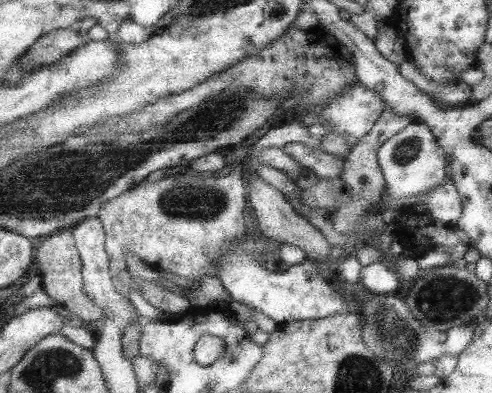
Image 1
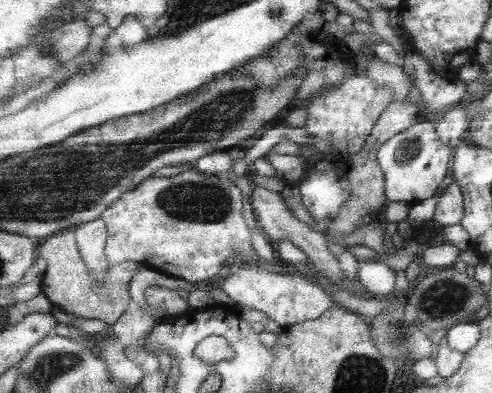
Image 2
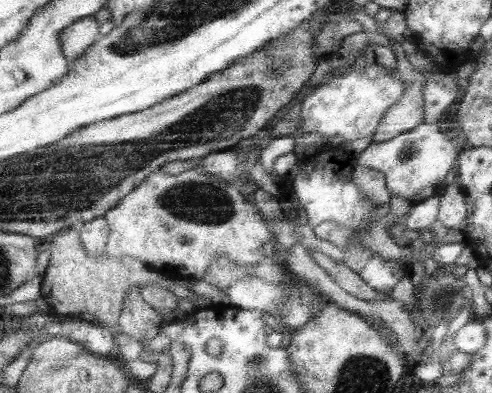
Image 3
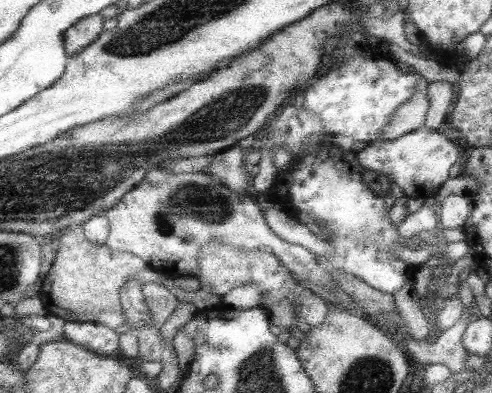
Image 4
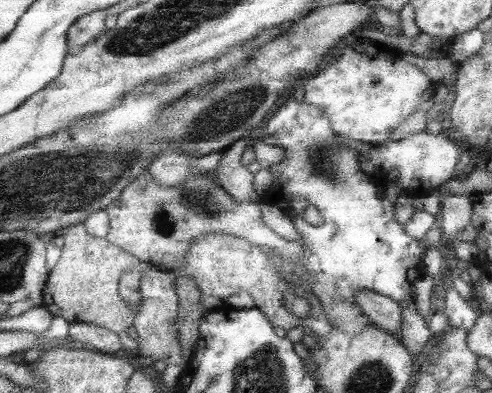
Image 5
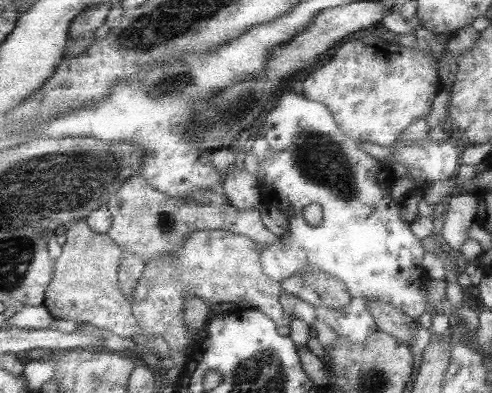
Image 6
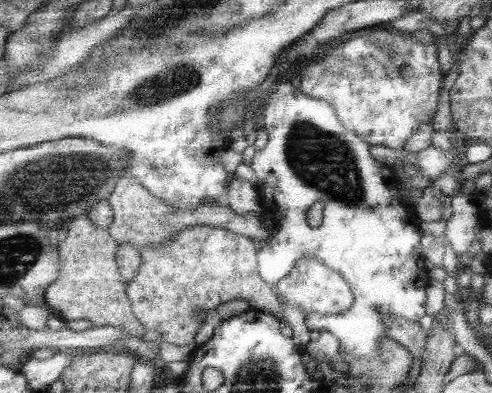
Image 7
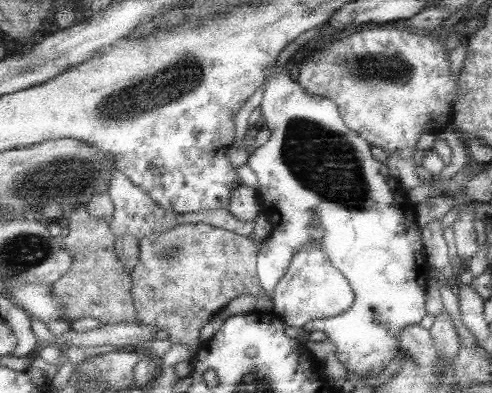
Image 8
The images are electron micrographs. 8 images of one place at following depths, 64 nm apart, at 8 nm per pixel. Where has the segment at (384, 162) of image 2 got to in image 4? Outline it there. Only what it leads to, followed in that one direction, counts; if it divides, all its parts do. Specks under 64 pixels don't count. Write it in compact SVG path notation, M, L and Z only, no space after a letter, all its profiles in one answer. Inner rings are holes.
M421 128L397 140L375 140L373 144L355 154L355 162L357 166L391 178L391 182L403 188L403 194L407 198L421 200L437 196L441 192L443 184L451 180L451 168L455 168L461 156L461 150L451 140L451 132L435 132L429 128Z

